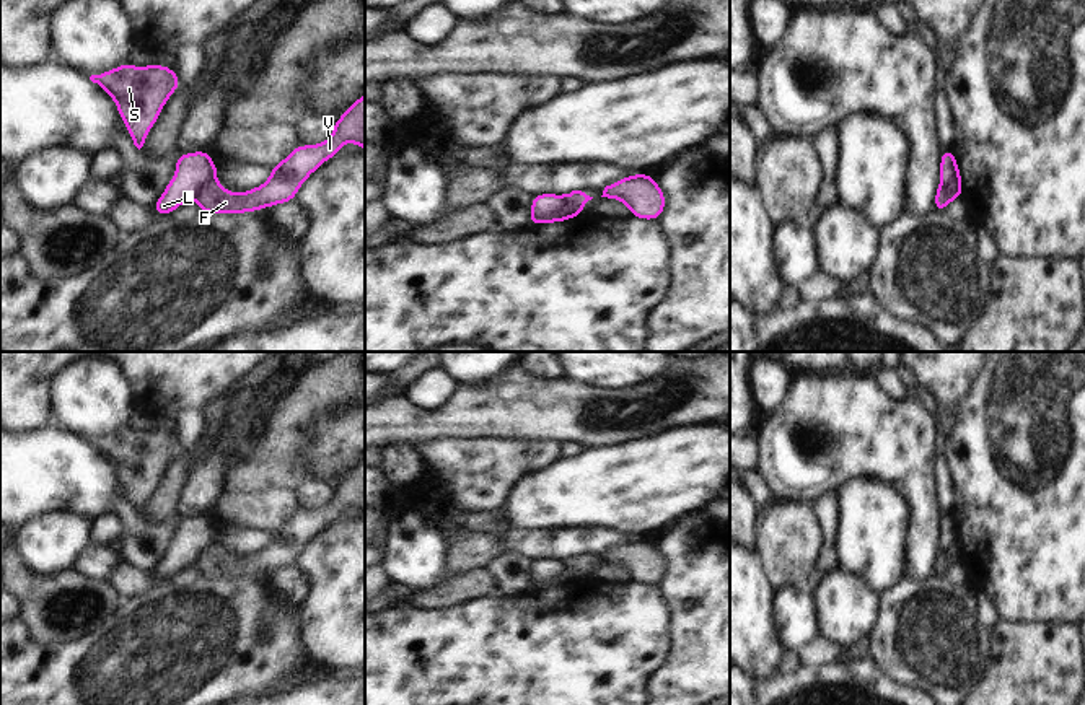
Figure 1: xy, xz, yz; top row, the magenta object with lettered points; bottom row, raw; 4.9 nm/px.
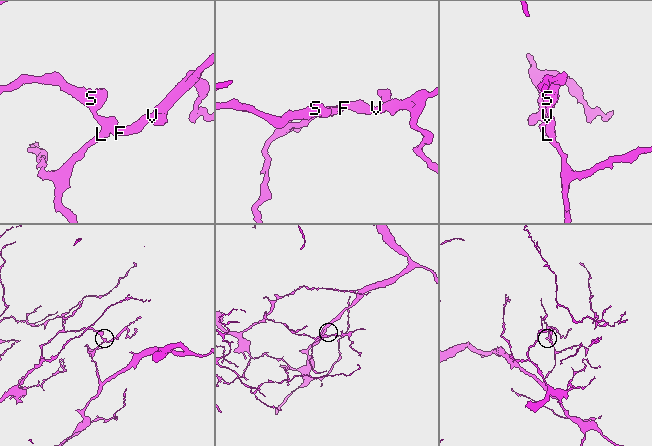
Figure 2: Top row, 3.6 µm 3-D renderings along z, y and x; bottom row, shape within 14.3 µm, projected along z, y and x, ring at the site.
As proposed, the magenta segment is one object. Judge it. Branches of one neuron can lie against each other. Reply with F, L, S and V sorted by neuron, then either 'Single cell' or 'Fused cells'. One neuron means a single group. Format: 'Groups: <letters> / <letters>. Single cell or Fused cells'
Groups: F S V / L. Fused cells

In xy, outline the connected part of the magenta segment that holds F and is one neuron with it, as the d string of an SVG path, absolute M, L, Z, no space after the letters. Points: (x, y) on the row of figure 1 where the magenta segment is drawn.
M365 93L334 122L331 137L316 145L298 145L287 158L270 168L269 179L259 187L233 194L230 189L220 186L217 176L205 179L194 195L202 213L251 213L254 210L264 210L279 204L295 200L297 192L303 182L327 160L342 151L347 142L354 142L360 150L365 150Z

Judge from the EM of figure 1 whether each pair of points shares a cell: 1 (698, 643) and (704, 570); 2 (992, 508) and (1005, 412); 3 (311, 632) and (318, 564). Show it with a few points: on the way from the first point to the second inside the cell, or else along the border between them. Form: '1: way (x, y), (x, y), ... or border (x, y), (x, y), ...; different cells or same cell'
1: way (704, 626), (704, 588); same cell
2: way (1005, 484), (1005, 437); same cell
3: way (320, 616), (320, 580); same cell

